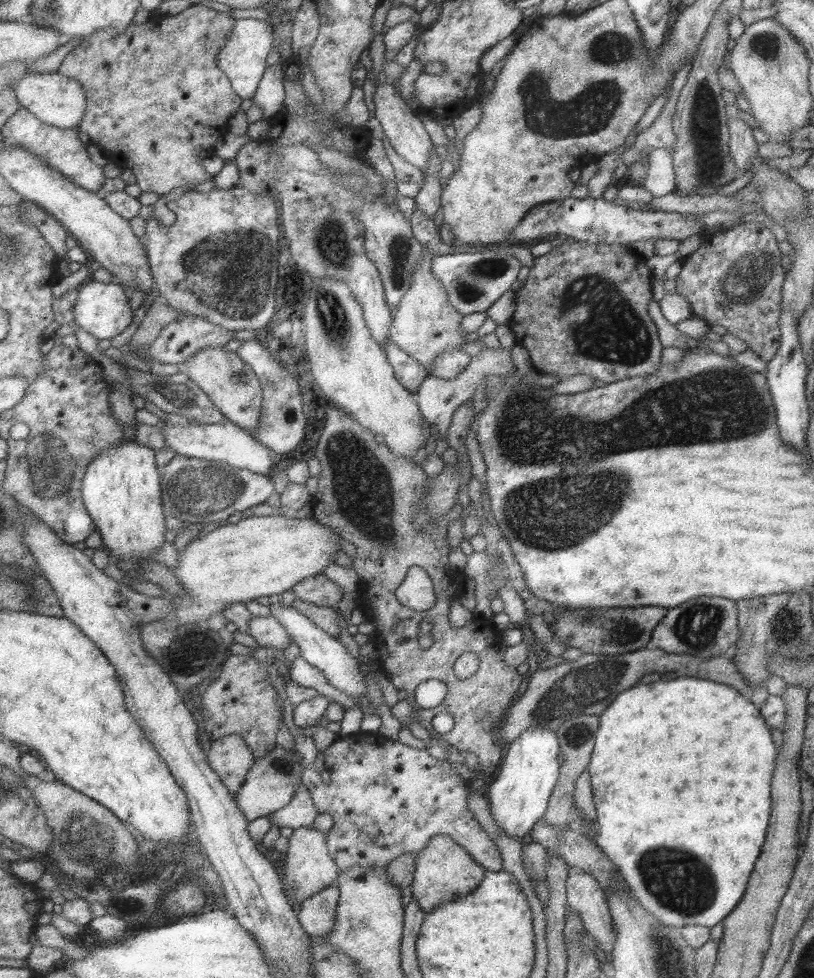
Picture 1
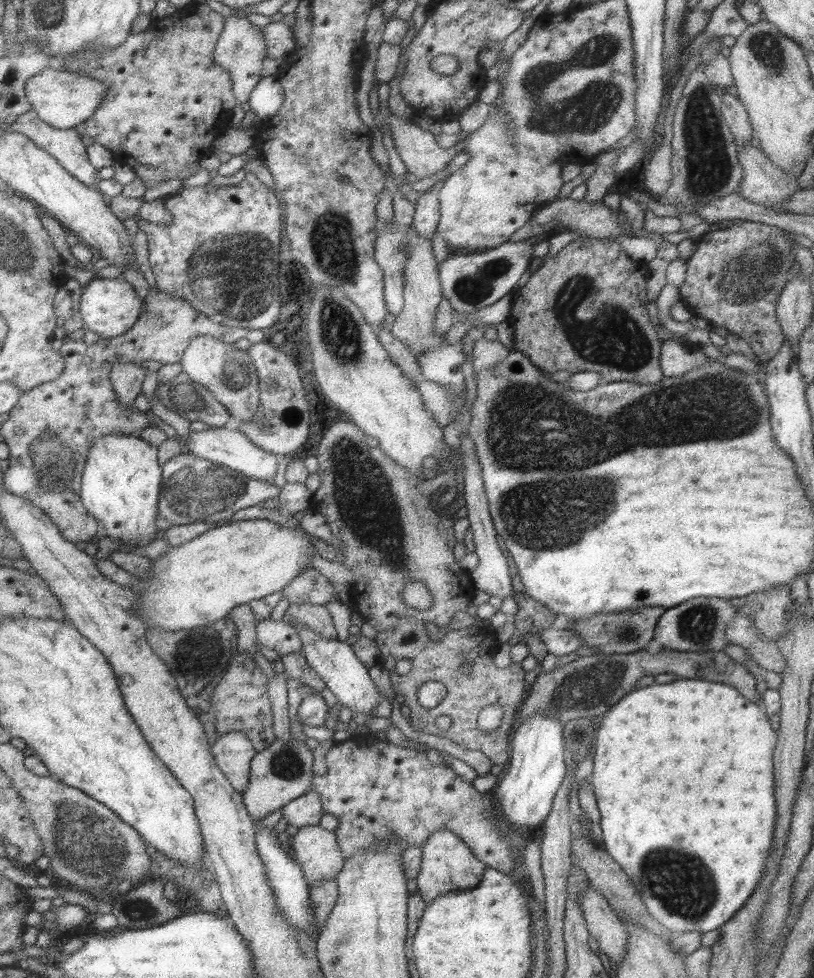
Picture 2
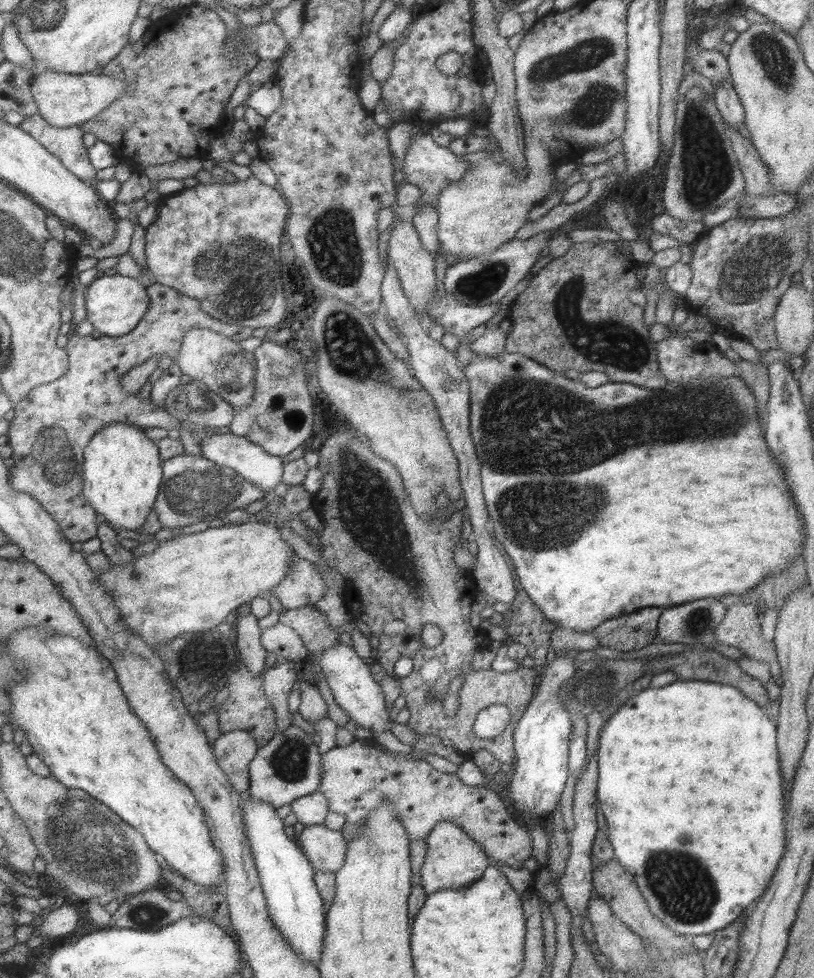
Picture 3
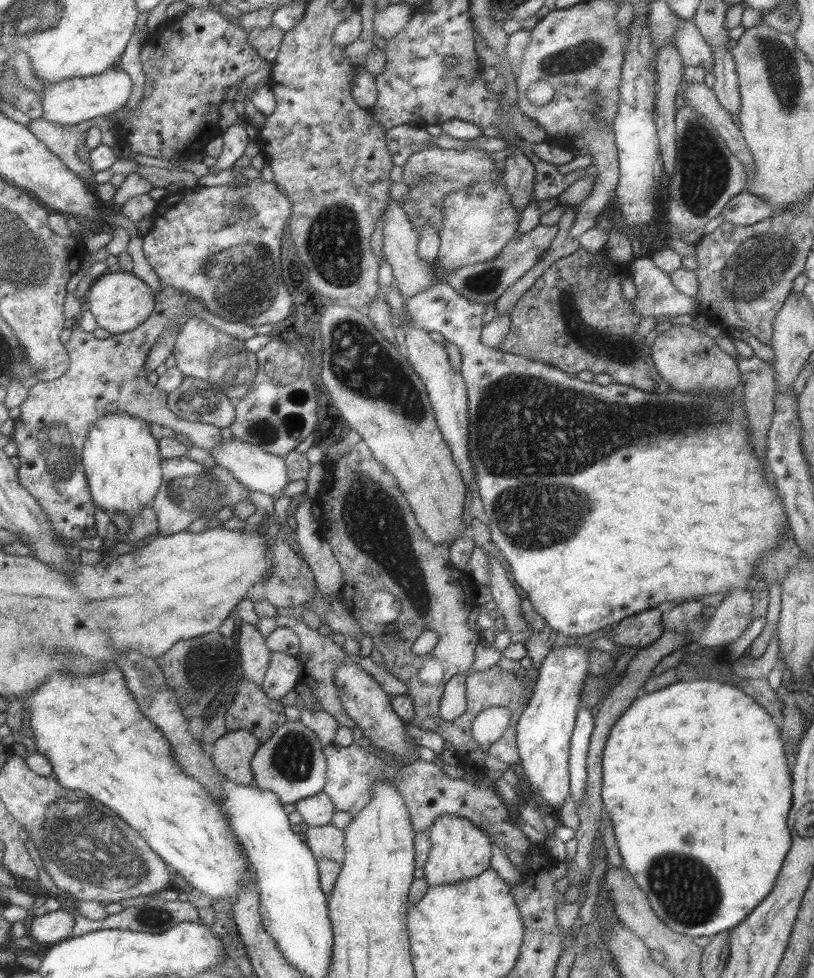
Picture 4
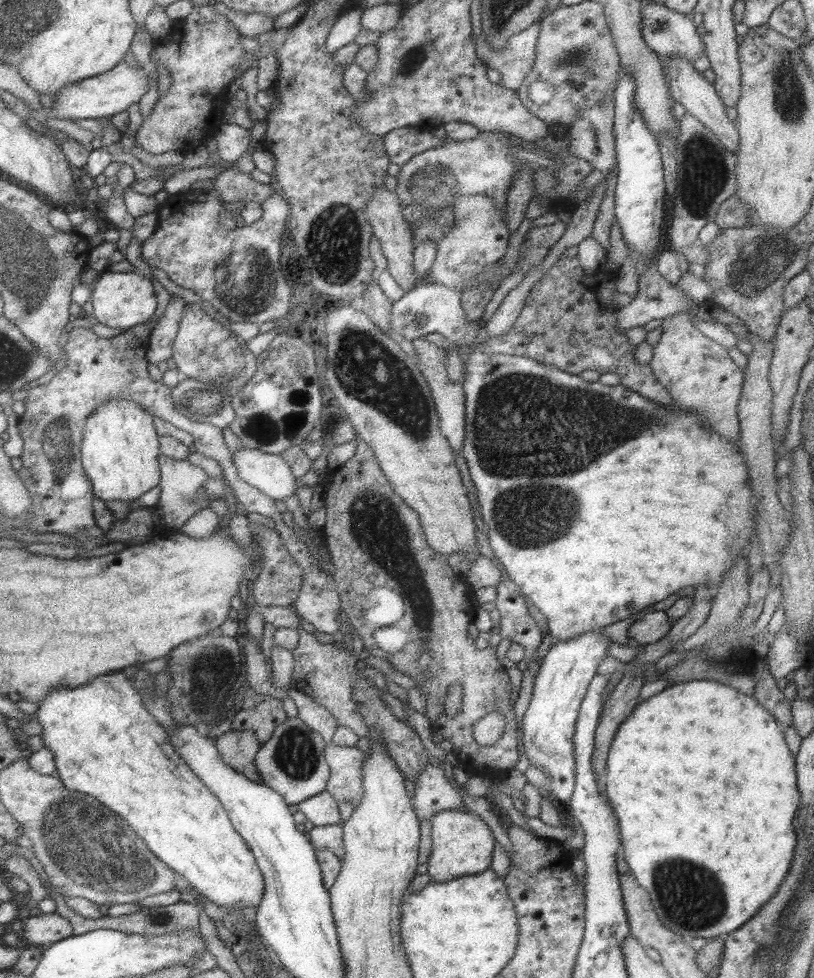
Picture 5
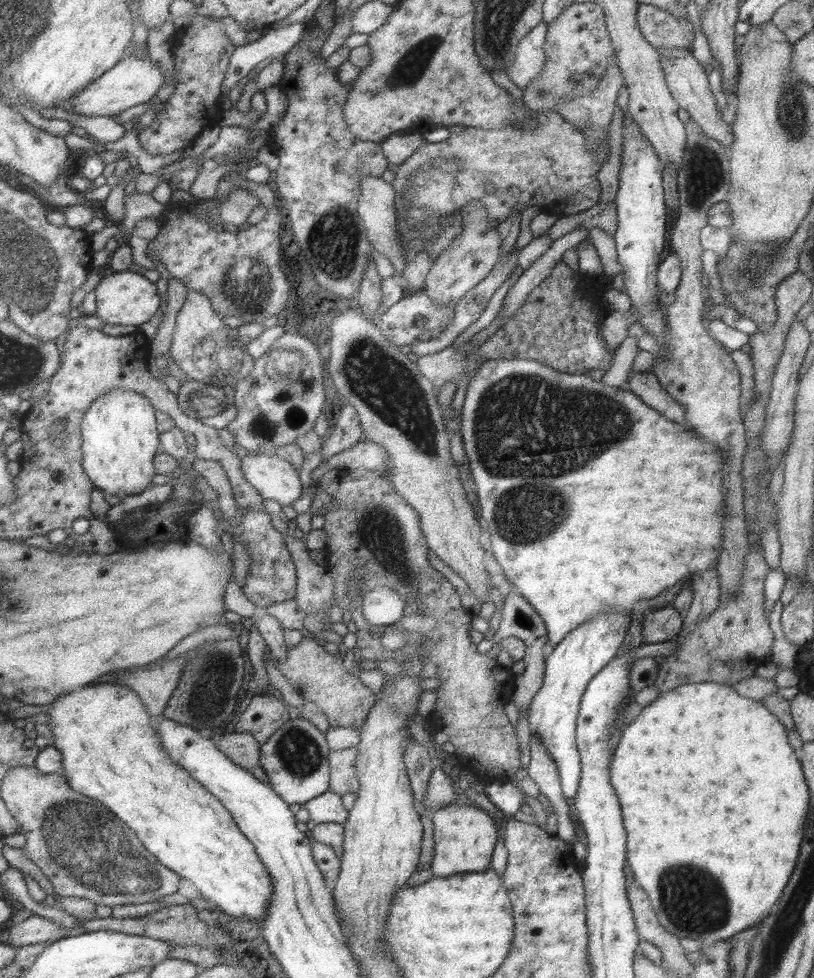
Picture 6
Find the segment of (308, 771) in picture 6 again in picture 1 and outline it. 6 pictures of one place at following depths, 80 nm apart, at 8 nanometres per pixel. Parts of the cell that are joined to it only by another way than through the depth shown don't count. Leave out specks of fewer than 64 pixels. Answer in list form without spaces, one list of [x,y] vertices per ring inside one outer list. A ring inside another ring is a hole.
[[[275,746],[265,757],[254,760],[249,768],[245,782],[236,794],[237,807],[243,813],[247,821],[256,820],[259,817],[267,817],[273,812],[283,808],[289,803],[289,799],[295,796],[295,788],[301,784],[301,774],[305,770],[301,765],[301,758],[293,750]]]

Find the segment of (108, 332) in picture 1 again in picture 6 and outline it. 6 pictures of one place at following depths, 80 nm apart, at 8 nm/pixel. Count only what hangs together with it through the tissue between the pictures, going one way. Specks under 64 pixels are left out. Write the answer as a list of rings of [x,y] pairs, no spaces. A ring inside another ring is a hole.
[[[129,271],[113,272],[102,278],[95,286],[96,312],[95,317],[103,320],[104,324],[124,324],[137,327],[151,319],[159,308],[160,299],[155,284]]]

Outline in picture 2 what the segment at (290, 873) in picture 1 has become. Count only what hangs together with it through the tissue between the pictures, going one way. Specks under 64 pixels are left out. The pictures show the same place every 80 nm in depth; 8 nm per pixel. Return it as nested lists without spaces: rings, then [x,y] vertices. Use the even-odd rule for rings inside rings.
[[[318,825],[299,827],[297,833],[289,837],[287,846],[301,869],[307,887],[315,881],[336,879],[344,860],[332,831]]]

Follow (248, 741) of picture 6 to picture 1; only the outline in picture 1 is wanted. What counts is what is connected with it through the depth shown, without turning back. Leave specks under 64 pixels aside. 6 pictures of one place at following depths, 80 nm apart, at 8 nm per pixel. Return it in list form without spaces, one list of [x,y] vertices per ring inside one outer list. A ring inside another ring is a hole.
[[[237,734],[215,740],[206,752],[207,765],[217,773],[229,794],[237,794],[253,765],[253,754]]]

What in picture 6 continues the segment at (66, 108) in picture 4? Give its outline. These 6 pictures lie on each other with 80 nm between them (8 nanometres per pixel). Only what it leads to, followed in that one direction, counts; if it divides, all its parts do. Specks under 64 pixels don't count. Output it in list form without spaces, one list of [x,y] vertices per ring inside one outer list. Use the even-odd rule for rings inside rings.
[[[128,54],[98,79],[89,83],[72,98],[72,106],[83,116],[112,116],[131,107],[142,107],[157,92],[164,81],[165,73],[149,59],[136,59]]]

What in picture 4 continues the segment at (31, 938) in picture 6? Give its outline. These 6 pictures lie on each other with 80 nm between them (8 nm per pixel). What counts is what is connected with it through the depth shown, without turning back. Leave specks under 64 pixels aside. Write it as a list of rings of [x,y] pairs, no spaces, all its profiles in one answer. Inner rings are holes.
[[[57,909],[52,912],[37,912],[30,922],[29,936],[37,942],[61,942],[73,936],[76,927],[75,915],[67,909]]]

